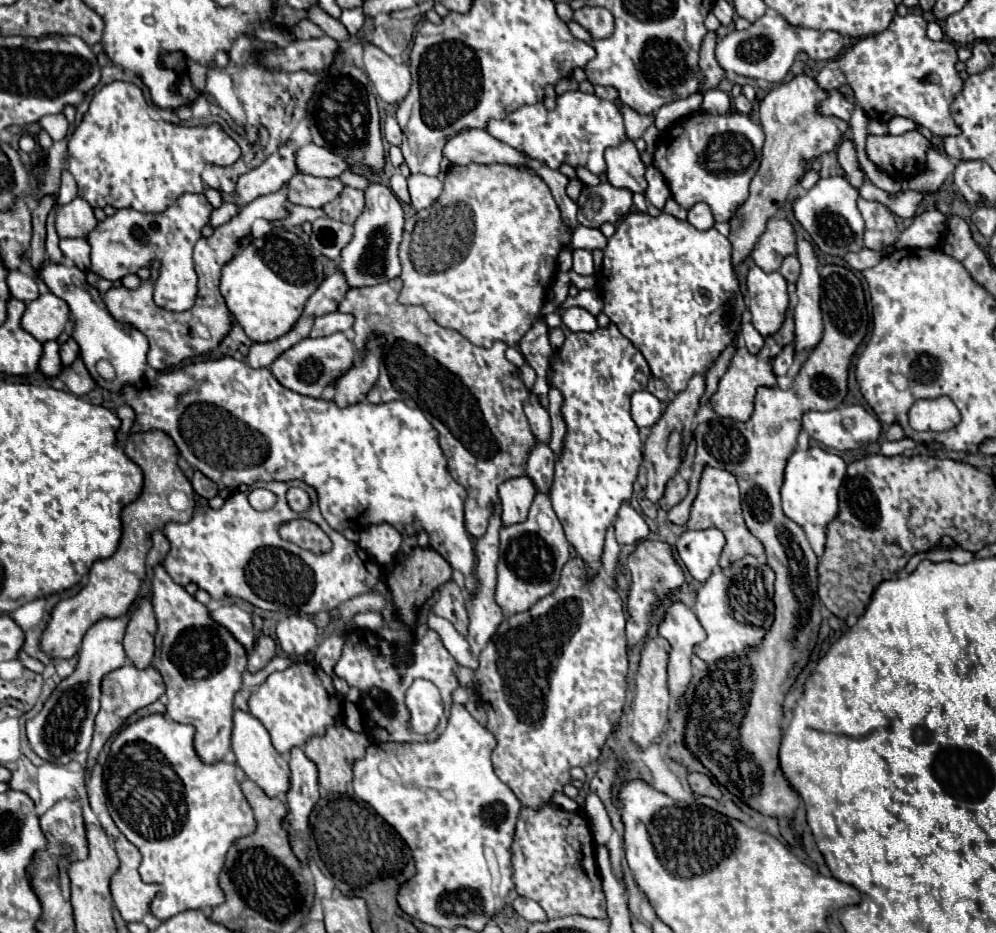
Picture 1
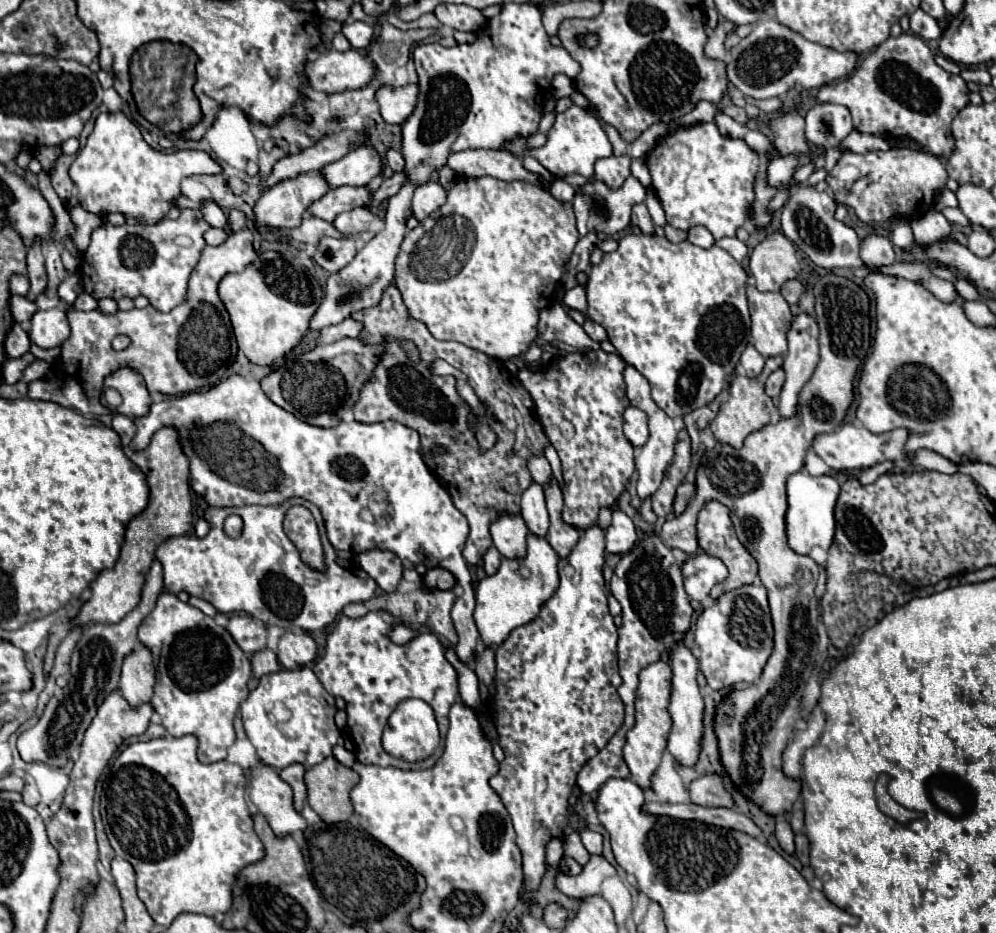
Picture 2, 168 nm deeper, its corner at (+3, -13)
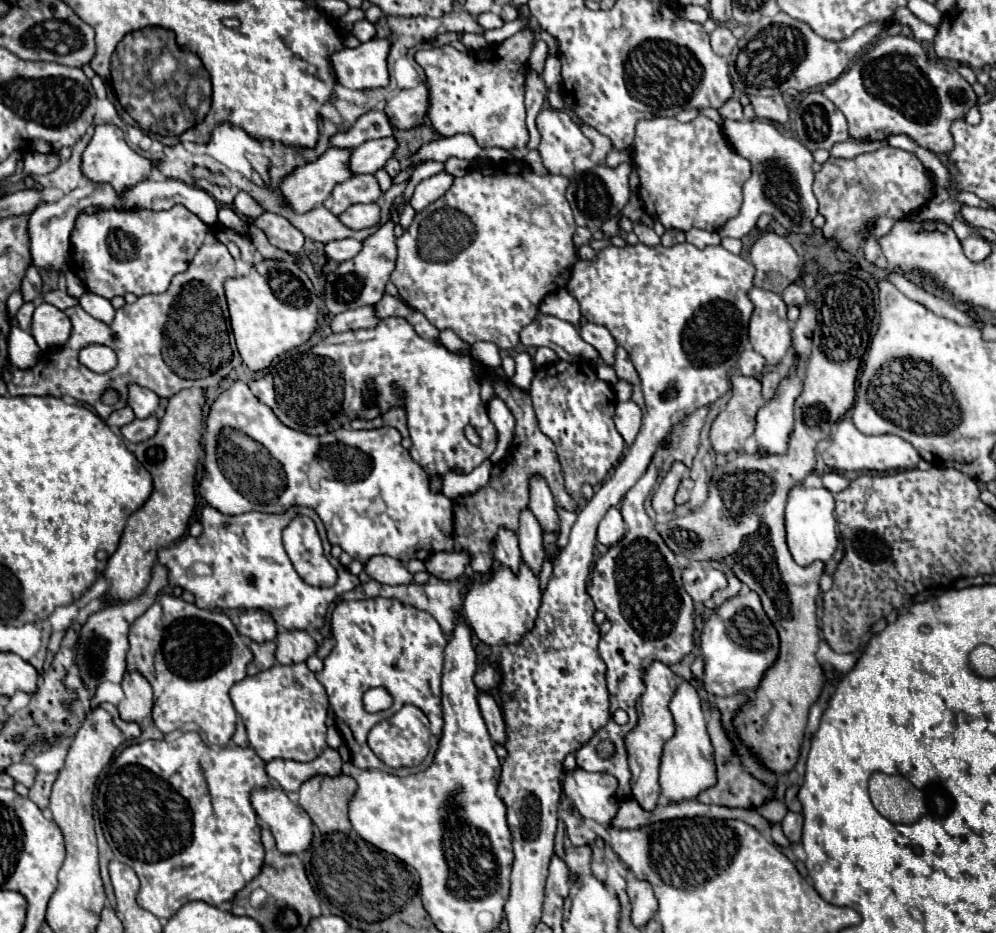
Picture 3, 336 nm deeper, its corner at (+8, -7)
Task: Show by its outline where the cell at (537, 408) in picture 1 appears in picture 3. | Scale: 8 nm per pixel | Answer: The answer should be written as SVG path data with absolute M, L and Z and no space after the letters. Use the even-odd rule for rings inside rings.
M534 476L530 480L530 504L528 504L528 508L536 516L536 520L544 532L552 532L552 534L560 532L560 516L558 516L556 504L554 504L554 498L550 494L548 484L540 476Z

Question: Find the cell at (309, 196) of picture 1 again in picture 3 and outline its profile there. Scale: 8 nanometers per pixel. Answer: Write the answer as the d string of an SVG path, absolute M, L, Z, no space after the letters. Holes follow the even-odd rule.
M356 174L334 188L330 210L338 216L352 204L358 204L358 202L370 204L370 202L376 202L380 196L382 196L382 190L374 174Z

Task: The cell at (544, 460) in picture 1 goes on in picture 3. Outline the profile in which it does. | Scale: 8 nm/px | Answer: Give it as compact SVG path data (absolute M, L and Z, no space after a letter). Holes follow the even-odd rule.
M524 510L520 516L518 542L520 542L522 562L528 564L528 568L532 568L532 572L536 572L536 576L538 576L542 570L546 552L542 546L542 528L530 510Z

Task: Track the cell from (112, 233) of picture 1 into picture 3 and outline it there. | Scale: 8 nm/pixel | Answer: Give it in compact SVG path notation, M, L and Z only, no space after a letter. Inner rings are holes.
M172 206L170 210L160 210L160 212L144 210L144 208L136 208L136 210L110 208L110 210L96 210L94 214L80 212L70 236L70 244L72 244L70 268L86 284L90 292L108 300L112 300L114 296L124 296L128 292L134 292L136 296L162 294L168 290L174 274L188 270L206 234L208 234L208 226L184 206Z

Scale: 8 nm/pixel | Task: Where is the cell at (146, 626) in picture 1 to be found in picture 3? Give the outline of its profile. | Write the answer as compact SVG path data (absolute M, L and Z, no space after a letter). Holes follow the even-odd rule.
M138 672L126 674L122 680L122 688L126 698L120 702L120 718L124 722L136 722L142 724L146 716L152 712L152 688L144 676Z

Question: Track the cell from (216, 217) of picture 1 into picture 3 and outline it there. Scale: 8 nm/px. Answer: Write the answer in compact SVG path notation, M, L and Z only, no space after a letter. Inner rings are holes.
M240 192L236 196L234 208L246 218L258 218L260 214L264 214L264 208L256 200L252 200L252 196L248 196L248 192Z

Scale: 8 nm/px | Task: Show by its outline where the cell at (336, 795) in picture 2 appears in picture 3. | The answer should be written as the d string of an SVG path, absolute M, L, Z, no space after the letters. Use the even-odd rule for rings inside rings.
M314 776L300 788L300 808L308 812L320 832L350 832L348 802L356 792L350 776Z

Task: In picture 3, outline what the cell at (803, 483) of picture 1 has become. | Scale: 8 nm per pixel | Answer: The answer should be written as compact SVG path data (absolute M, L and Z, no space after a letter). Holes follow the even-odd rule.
M802 484L792 488L786 506L786 538L790 554L800 566L808 566L816 560L826 562L832 558L838 546L838 532L834 518L834 498L826 488L806 488Z

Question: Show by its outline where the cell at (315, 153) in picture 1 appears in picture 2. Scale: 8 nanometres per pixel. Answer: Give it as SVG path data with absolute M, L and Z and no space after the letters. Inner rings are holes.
M359 146L345 154L345 158L339 158L337 162L331 162L319 170L319 174L325 176L331 188L365 186L379 172L381 158L373 148L367 146Z

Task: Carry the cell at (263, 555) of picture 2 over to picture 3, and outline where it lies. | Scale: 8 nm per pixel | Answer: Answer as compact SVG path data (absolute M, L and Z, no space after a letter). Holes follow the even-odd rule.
M204 506L202 510L202 526L204 532L200 538L184 536L174 548L166 548L158 552L158 562L168 566L170 570L170 586L178 584L180 588L188 590L196 598L198 608L206 610L250 610L262 608L270 612L278 626L286 630L320 630L326 622L328 606L348 592L360 585L358 576L346 572L346 568L338 562L336 566L338 578L330 588L314 588L308 586L292 568L284 546L282 546L282 530L290 524L294 516L308 516L316 522L318 534L322 541L325 555L331 552L331 544L327 538L326 530L318 514L304 506L294 506L286 514L262 514L262 512L246 512L240 516L224 516L212 506ZM330 548L330 550L326 550ZM194 564L206 564L210 574L200 576L196 570L188 572ZM254 576L254 582L250 582Z

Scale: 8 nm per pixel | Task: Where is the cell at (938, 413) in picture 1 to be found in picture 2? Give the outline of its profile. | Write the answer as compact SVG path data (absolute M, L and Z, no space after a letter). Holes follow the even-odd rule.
M841 424L837 426L831 434L817 434L813 440L813 450L817 452L823 462L835 470L861 470L869 468L877 462L883 460L905 460L905 440L909 436L909 430L897 428L893 432L885 434L873 434L863 426L853 426L853 424Z

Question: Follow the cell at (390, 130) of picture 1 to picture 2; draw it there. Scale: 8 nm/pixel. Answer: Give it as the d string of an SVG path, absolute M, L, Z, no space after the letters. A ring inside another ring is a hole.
M389 148L389 150L387 150L387 164L389 164L389 168L391 168L393 172L401 172L403 166L405 166L405 160L403 160L401 152Z

